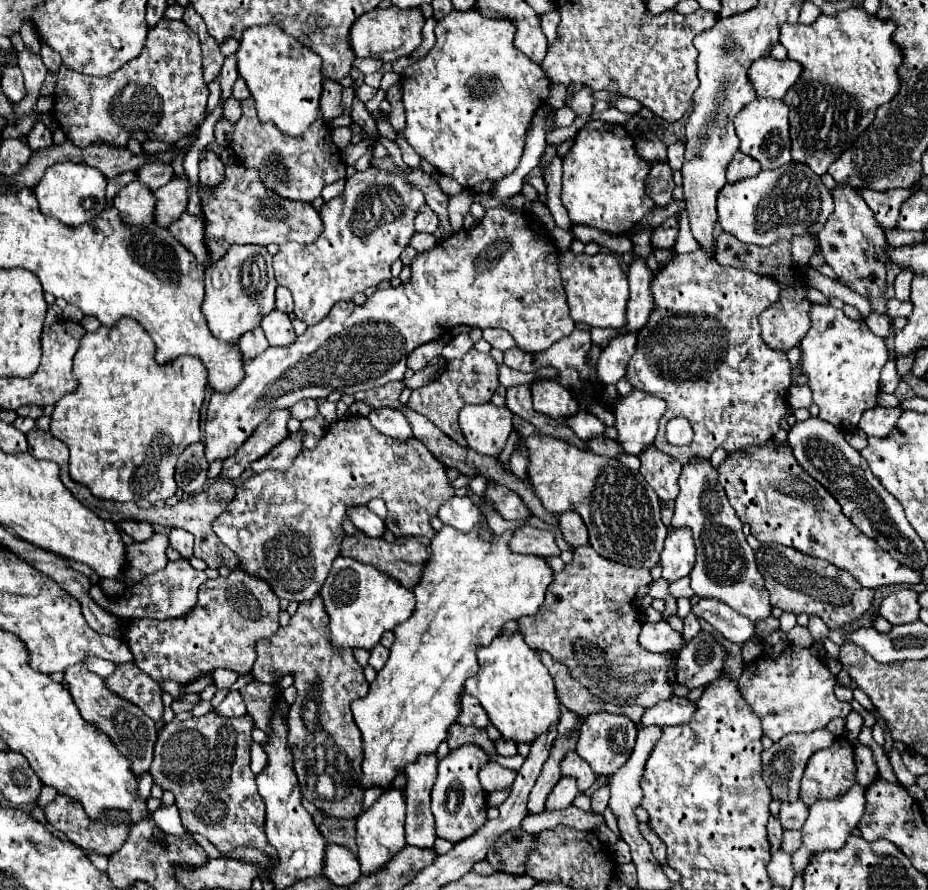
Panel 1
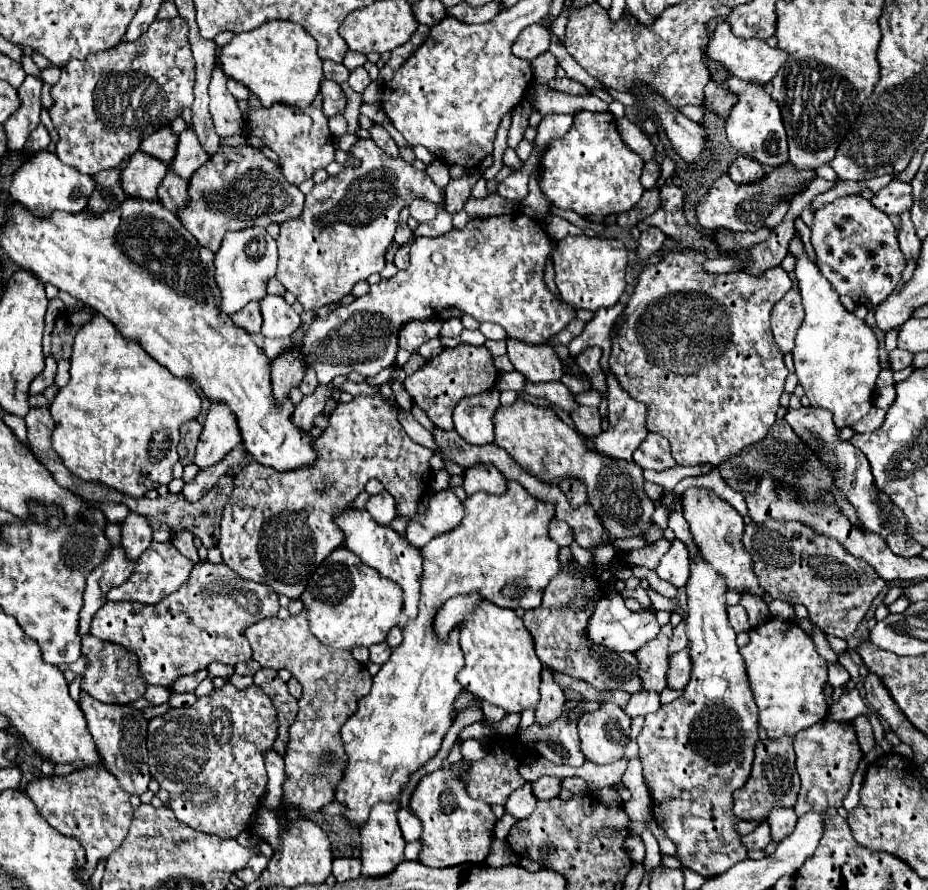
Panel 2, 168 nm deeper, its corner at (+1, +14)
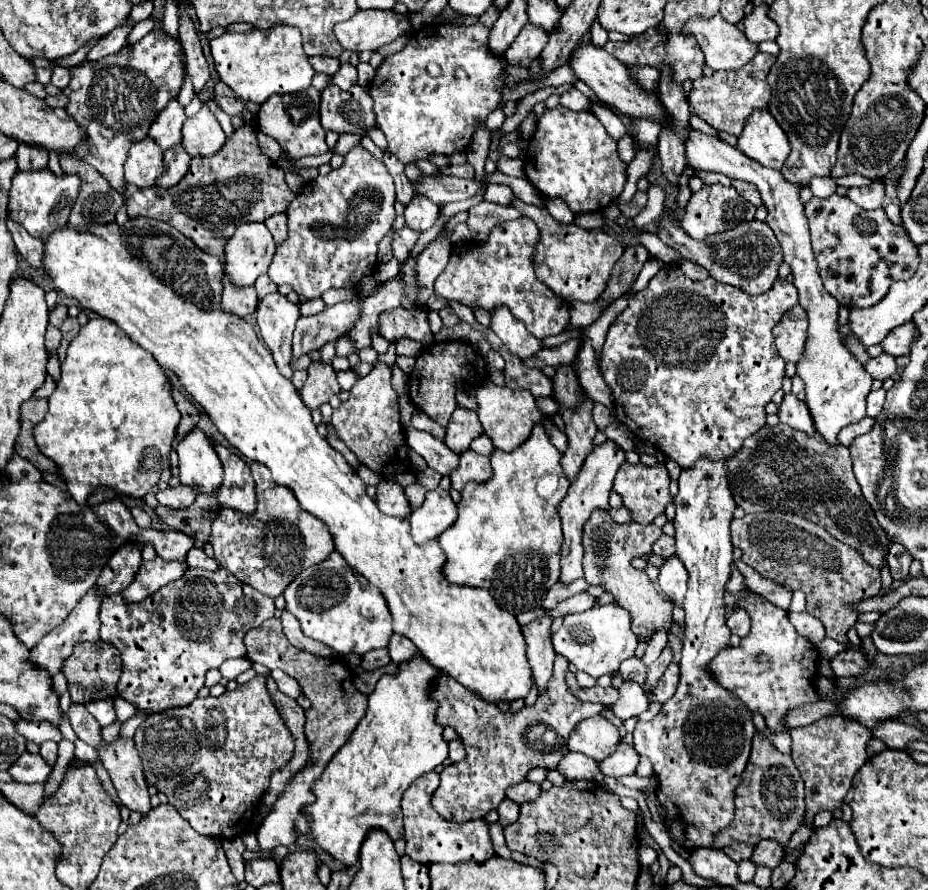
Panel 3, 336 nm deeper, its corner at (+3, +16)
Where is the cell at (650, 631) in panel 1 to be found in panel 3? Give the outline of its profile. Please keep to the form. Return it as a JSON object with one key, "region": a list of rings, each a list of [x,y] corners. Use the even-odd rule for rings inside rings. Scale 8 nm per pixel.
{"region":[[[595,604],[593,608],[581,614],[569,614],[565,616],[561,630],[553,636],[555,652],[565,656],[577,670],[583,670],[593,678],[599,678],[603,674],[613,674],[623,660],[635,654],[637,642],[639,638],[633,632],[631,612],[627,612],[617,604],[609,606]]]}

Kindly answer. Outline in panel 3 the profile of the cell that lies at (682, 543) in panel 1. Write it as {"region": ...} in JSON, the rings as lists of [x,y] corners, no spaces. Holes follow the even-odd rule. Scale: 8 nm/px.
{"region":[[[677,556],[665,558],[663,566],[659,566],[659,578],[657,578],[661,592],[675,604],[683,602],[685,590],[687,590],[687,570],[683,568],[681,560]]]}

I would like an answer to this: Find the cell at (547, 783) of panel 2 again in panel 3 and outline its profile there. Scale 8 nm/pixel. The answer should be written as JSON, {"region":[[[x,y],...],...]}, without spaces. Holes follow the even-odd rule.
{"region":[[[525,780],[523,784],[515,784],[515,788],[509,788],[509,790],[507,790],[507,798],[515,800],[517,804],[535,800],[539,794],[541,794],[541,786],[539,786],[539,784],[533,784],[533,782],[529,782],[529,780]]]}

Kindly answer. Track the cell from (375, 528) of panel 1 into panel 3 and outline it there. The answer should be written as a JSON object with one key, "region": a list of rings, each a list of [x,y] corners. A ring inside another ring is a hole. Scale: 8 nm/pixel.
{"region":[[[381,480],[377,486],[377,496],[375,502],[379,506],[379,510],[387,516],[397,516],[397,518],[405,518],[409,516],[409,502],[407,496],[403,492],[403,488],[395,482],[389,480]]]}

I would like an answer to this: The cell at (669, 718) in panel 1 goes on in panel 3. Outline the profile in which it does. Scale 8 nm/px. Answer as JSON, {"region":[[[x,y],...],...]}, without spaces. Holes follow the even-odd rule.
{"region":[[[627,680],[621,688],[619,688],[619,700],[615,702],[615,706],[609,706],[613,710],[613,714],[619,720],[629,720],[633,716],[639,716],[641,712],[645,712],[649,708],[649,698],[643,692],[643,688],[631,680]]]}

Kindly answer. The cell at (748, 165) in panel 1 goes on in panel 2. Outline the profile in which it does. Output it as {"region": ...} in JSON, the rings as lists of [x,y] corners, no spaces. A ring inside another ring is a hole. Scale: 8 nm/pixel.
{"region":[[[739,156],[729,168],[729,176],[737,184],[749,184],[749,182],[759,182],[765,176],[765,172],[759,162],[749,160],[745,156]]]}

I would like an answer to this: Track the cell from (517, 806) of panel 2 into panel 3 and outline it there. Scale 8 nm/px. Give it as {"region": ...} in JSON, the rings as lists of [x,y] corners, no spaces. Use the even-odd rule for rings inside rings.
{"region":[[[503,800],[503,802],[499,804],[497,812],[499,812],[499,822],[501,822],[501,826],[509,826],[509,824],[513,824],[513,822],[517,820],[517,816],[519,816],[519,804],[513,802],[513,800]]]}

